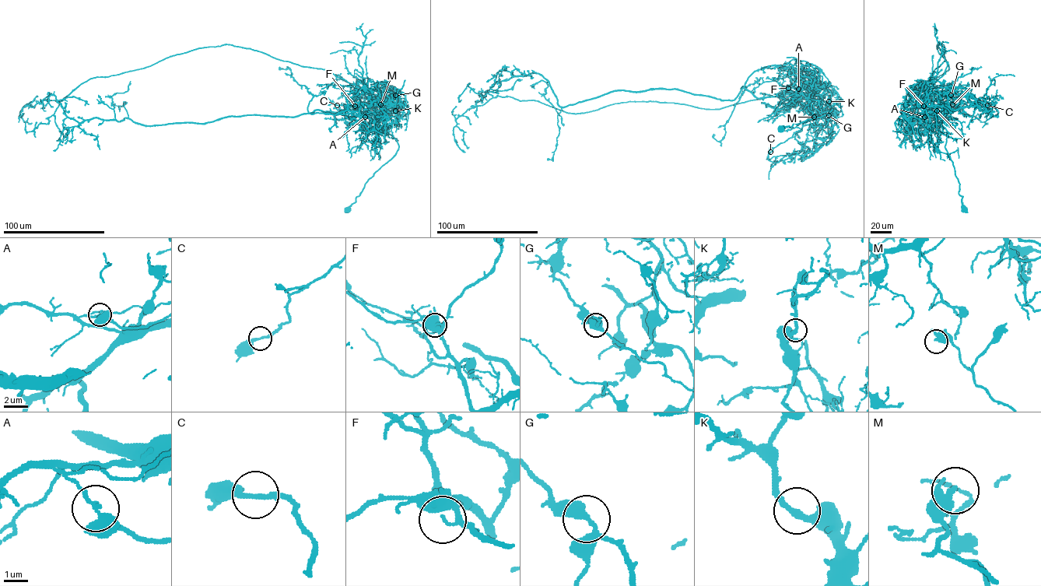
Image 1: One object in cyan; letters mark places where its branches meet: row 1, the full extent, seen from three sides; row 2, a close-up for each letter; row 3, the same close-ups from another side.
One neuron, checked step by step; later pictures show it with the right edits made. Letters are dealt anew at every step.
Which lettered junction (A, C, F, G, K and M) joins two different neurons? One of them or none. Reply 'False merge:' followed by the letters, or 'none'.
False merge: A

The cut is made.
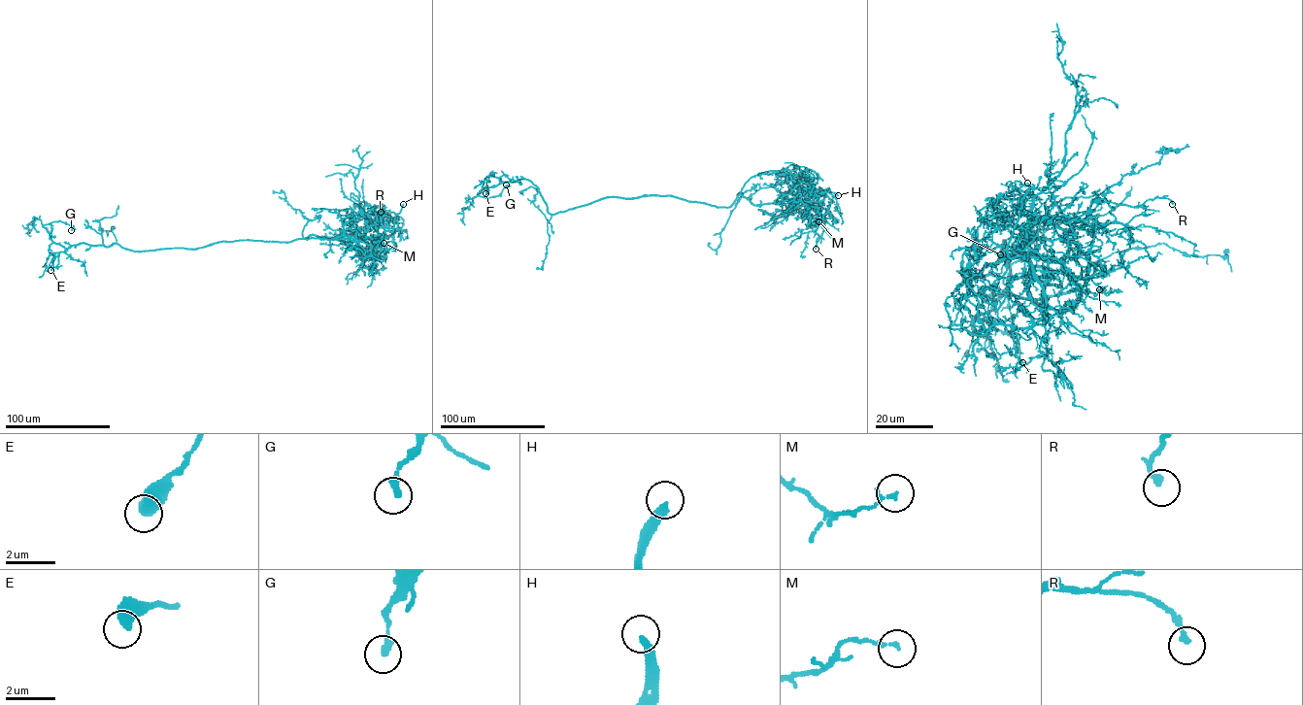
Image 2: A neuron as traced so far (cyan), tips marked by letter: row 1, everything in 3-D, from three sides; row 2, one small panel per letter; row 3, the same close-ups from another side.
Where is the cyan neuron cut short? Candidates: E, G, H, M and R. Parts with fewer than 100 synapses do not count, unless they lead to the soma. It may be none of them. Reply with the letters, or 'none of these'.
H

